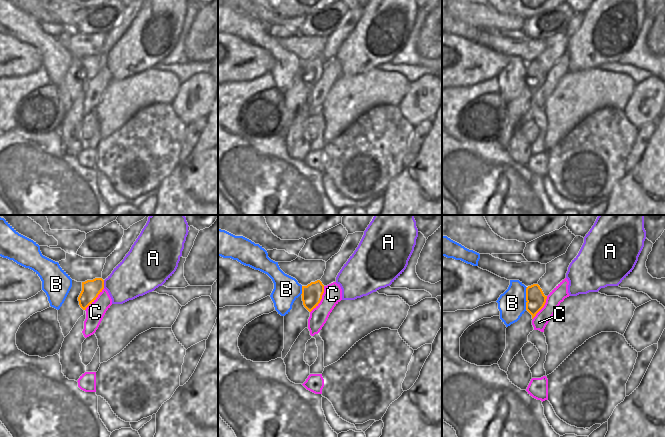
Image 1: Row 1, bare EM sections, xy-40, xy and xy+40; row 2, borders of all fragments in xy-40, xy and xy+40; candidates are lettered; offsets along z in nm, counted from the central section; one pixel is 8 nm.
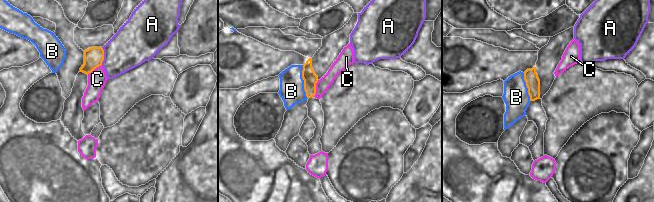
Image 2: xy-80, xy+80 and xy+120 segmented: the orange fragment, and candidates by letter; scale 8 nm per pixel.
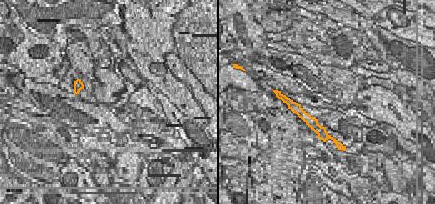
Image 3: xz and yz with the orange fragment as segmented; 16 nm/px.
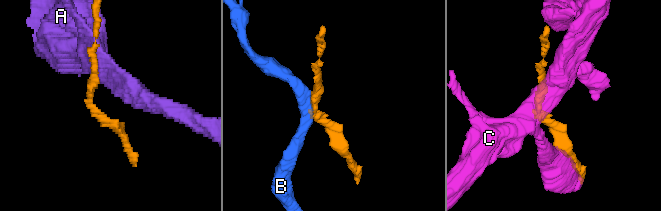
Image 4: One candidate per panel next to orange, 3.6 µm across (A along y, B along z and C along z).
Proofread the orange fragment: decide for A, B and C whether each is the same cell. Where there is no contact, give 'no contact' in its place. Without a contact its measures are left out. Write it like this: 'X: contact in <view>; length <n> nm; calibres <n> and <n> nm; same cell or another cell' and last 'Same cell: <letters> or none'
A: contact in xy-40; length 60 nm; calibres 150 and 320 nm; another cell
B: contact in xy+40; length 180 nm; calibres 150 and 220 nm; another cell
C: contact in xy; length 240 nm; calibres 160 and 150 nm; another cell
Same cell: none

